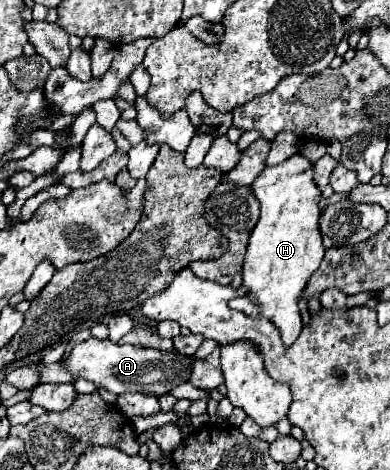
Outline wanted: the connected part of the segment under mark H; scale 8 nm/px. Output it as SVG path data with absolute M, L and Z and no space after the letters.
M294 154L278 166L266 168L252 184L260 200L260 220L254 226L242 266L242 286L246 294L230 300L230 308L254 318L268 318L280 330L284 346L291 346L304 328L298 298L314 270L324 258L324 246L318 230L322 192L312 180L312 162Z

